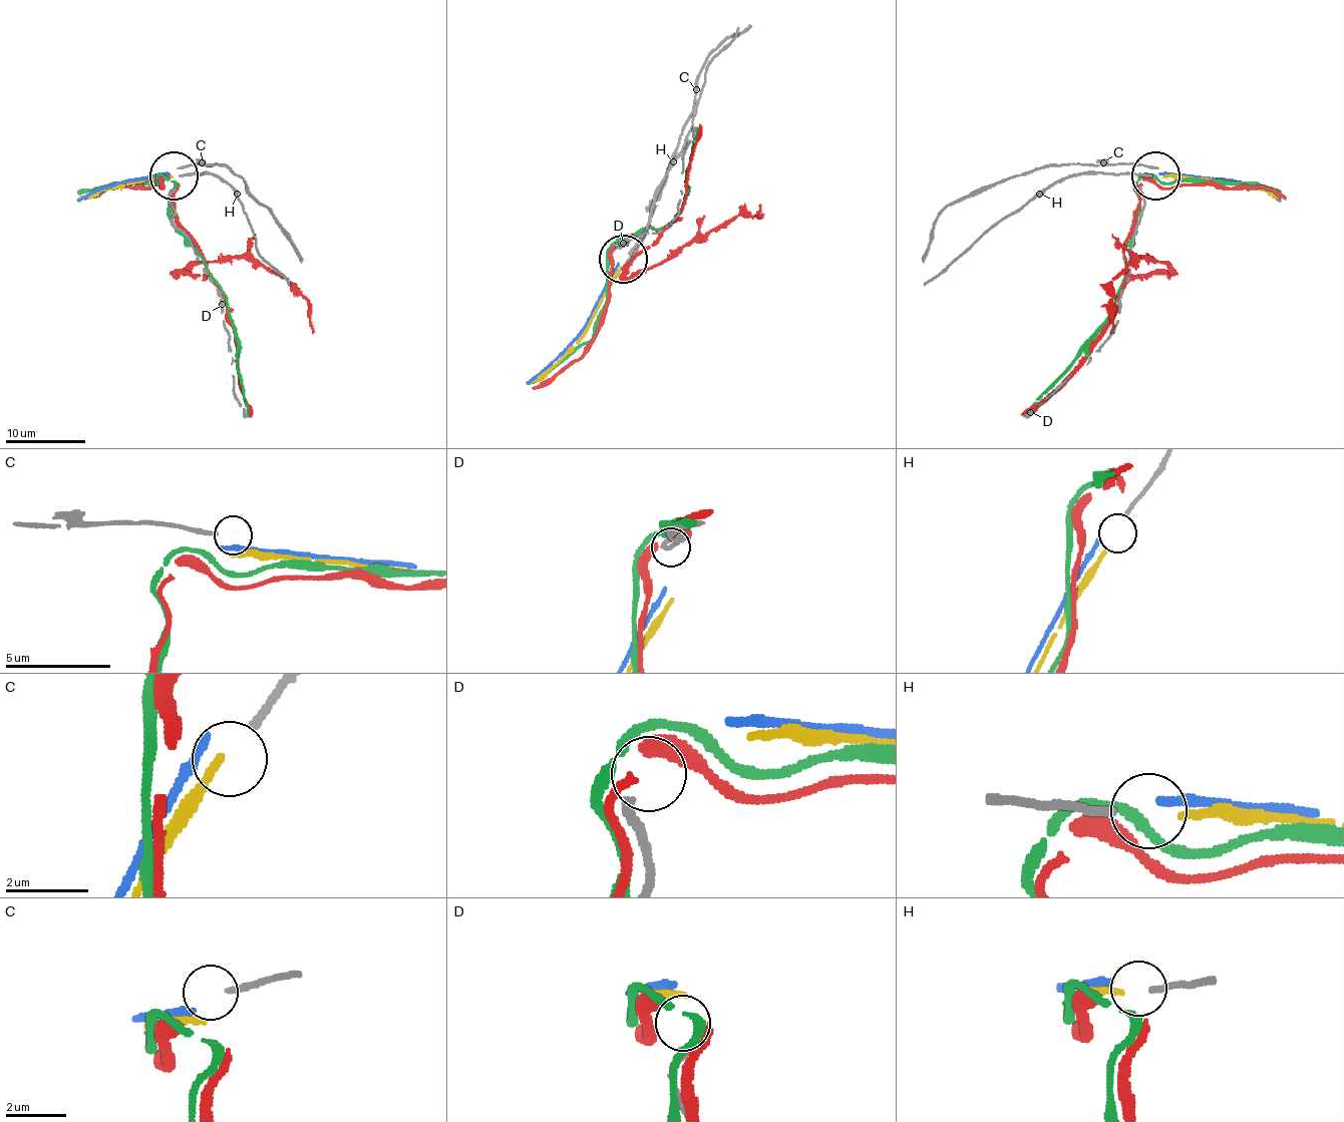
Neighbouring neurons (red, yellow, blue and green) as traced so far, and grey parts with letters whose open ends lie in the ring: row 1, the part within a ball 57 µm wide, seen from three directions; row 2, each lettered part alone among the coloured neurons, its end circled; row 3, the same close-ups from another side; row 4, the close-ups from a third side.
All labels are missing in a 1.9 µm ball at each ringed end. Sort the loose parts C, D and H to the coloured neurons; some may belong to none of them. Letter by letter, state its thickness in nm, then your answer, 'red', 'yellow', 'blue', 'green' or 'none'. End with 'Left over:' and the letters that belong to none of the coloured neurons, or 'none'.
C: 190 nm | none
D: 220 nm | none
H: 190 nm | yellow
Left over: C, D

